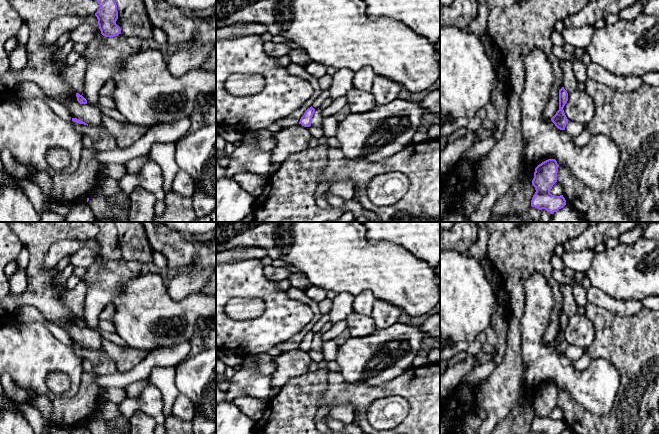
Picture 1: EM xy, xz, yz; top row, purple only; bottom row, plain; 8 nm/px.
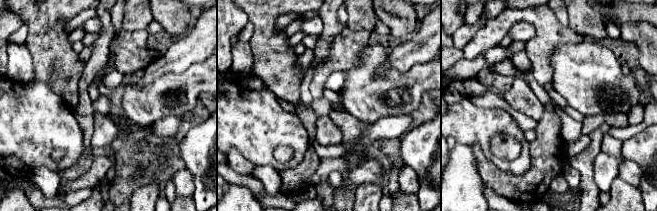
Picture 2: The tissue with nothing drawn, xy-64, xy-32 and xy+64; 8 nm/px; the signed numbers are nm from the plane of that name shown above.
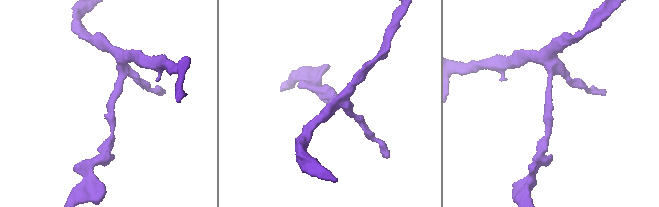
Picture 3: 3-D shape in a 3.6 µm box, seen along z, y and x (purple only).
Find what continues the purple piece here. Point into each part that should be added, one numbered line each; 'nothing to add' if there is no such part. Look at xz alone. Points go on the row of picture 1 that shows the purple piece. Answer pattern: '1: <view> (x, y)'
nothing to add

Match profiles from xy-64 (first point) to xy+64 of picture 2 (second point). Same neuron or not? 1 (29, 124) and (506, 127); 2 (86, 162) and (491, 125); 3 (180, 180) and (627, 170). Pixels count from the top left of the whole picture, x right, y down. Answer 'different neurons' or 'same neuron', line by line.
1: same neuron
2: different neurons
3: same neuron

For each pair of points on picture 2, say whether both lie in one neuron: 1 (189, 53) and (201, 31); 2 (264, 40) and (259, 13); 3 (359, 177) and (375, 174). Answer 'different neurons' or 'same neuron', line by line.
1: same neuron
2: same neuron
3: same neuron

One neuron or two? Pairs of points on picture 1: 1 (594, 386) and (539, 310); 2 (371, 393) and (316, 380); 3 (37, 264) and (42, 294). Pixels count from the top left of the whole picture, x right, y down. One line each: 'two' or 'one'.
1: one
2: two
3: one

